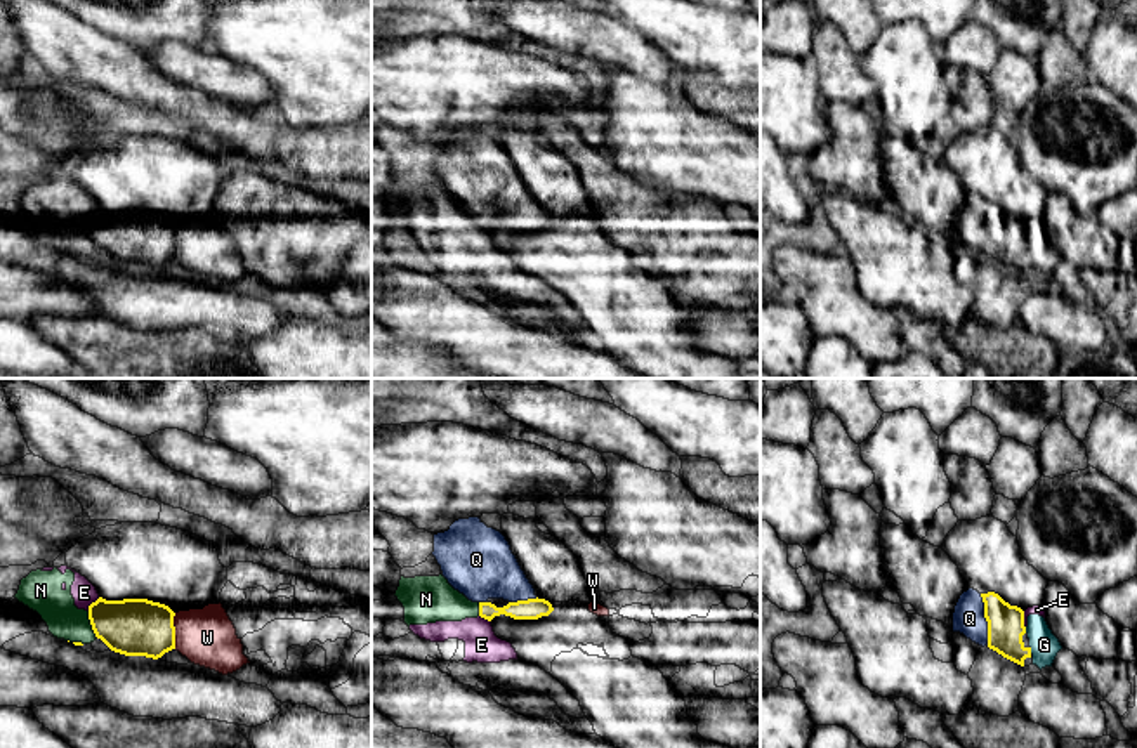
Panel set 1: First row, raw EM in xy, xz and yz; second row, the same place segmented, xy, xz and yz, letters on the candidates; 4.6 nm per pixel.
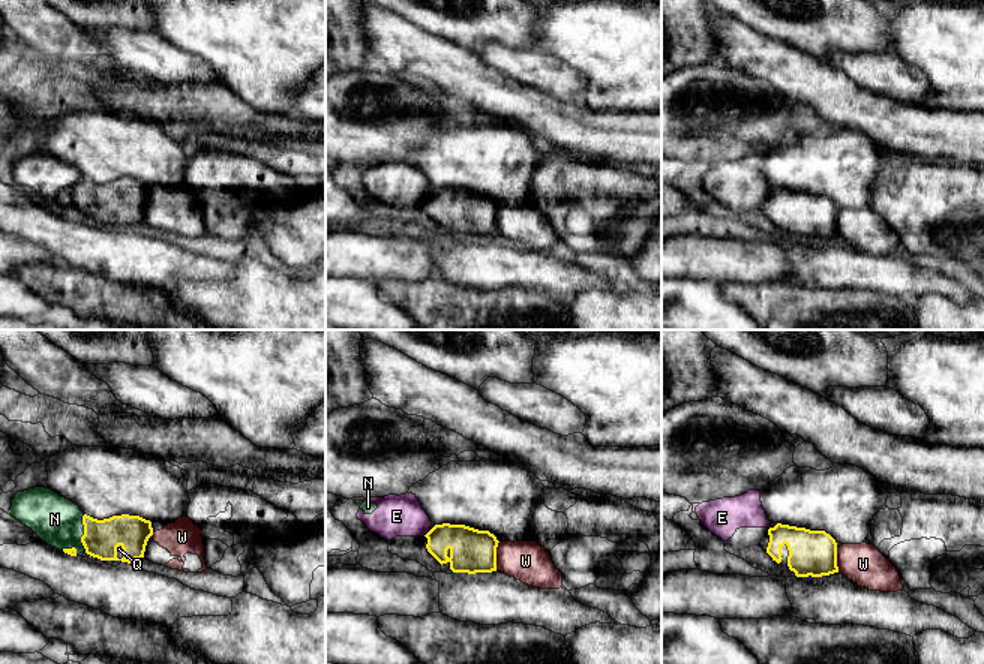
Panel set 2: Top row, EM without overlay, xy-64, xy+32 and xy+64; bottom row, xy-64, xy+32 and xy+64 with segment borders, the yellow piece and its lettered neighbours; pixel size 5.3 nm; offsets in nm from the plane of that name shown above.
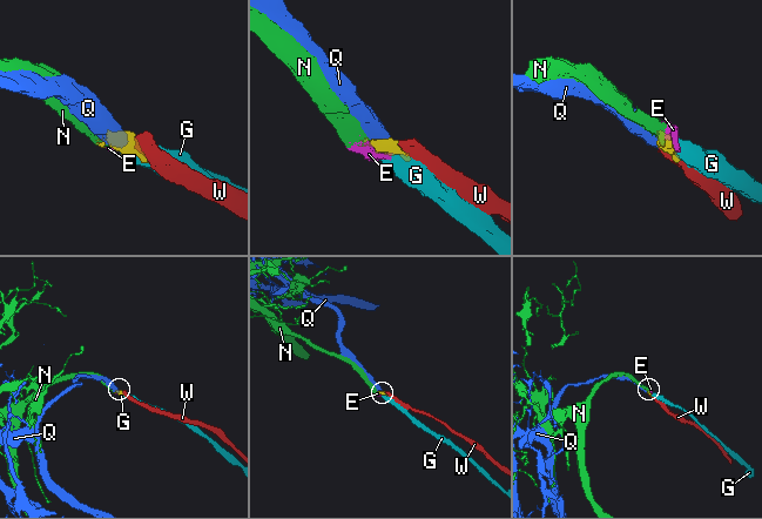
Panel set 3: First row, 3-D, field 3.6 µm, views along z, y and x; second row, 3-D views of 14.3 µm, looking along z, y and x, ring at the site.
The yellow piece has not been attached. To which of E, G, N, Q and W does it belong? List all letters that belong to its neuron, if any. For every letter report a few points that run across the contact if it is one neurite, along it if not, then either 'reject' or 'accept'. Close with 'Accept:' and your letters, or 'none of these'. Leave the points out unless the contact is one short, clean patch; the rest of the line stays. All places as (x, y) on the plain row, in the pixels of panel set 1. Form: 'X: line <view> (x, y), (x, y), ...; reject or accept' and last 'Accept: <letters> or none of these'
E: reject
G: line yz (1005, 235), (1005, 243), (1030, 261), (1044, 255); accept
N: line xy (87, 223), (96, 247); reject
Q: line yz (1005, 235), (986, 231), (969, 229); accept
W: line xy (176, 224), (174, 259); reject
Accept: G, Q

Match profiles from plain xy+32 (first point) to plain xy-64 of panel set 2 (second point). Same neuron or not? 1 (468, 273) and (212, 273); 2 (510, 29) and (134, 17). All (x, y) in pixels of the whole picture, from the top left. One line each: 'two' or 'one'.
1: one
2: one

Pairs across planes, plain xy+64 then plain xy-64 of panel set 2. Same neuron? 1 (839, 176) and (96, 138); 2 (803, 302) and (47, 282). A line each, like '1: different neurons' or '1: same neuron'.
1: same neuron
2: same neuron

